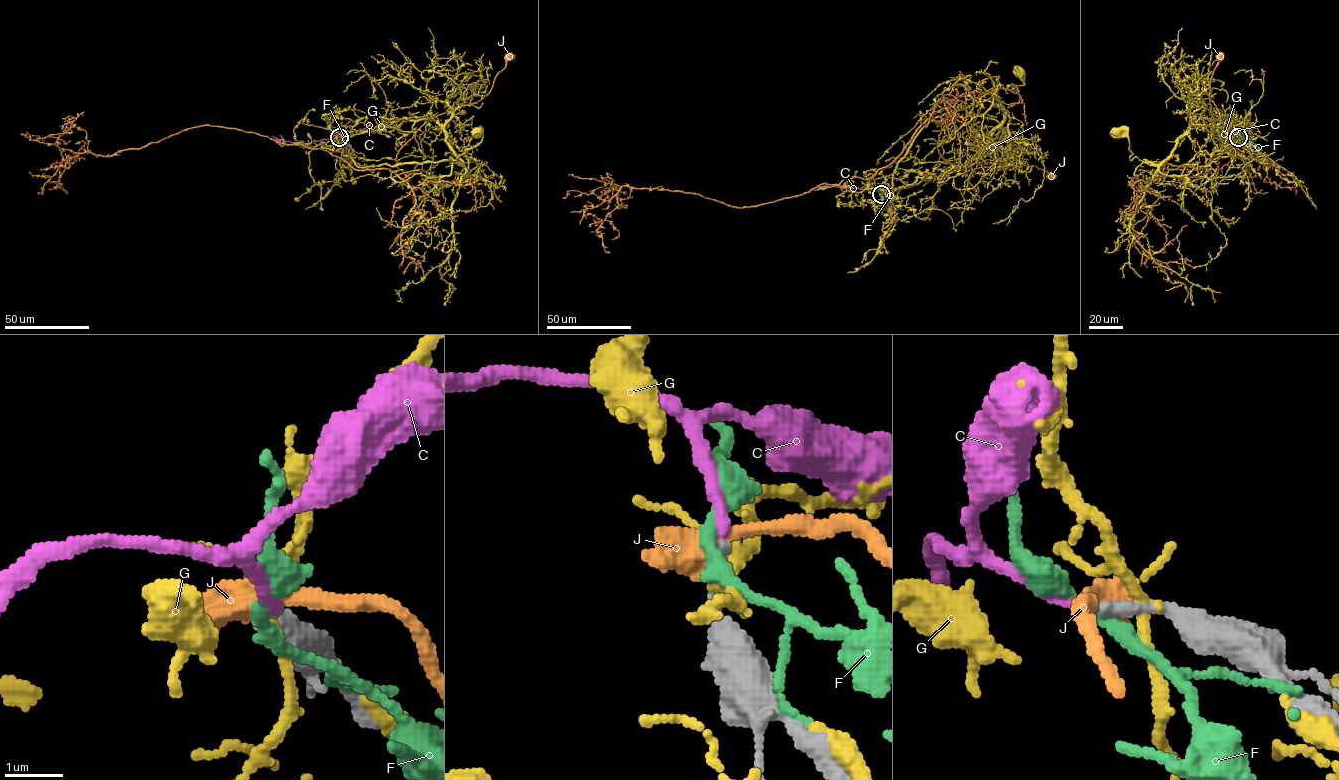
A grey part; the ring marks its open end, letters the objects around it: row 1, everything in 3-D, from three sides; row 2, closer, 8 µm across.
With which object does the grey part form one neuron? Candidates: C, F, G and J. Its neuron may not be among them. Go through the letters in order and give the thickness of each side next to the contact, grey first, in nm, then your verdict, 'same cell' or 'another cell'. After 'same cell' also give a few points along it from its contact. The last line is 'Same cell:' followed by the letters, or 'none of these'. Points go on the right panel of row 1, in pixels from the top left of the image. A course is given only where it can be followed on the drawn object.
C: 200/180 nm | same cell
F: 240/240 nm | another cell
G: 320/140 nm | another cell
J: 240/600 nm | another cell
Same cell: C

